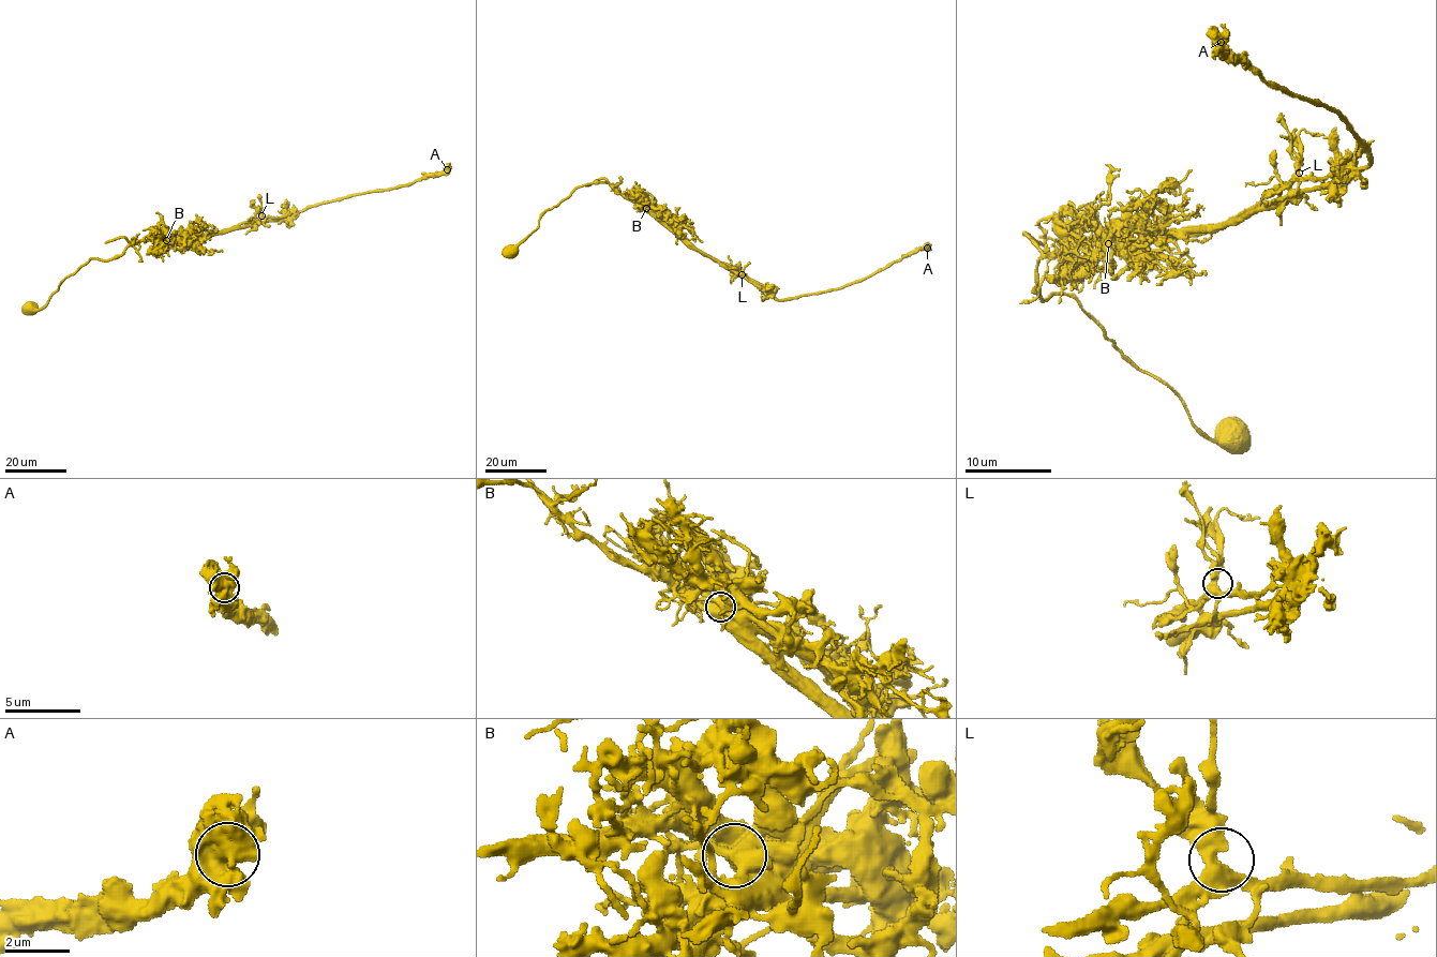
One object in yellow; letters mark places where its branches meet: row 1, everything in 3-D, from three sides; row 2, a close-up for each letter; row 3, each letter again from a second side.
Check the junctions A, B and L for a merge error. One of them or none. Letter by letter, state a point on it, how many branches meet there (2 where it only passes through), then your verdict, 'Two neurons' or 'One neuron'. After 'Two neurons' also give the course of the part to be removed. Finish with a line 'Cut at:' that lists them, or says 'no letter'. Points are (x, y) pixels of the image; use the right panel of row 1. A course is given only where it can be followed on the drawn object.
A: Place: (1221, 42). Branches: 3. One neuron
B: Place: (1108, 243). Branches: 3. Two neurons. Course of the part to remove: (1108, 244), (1119, 251), (1147, 235), (1197, 235), (1216, 228), (1295, 179), (1356, 177), (1366, 188)
L: Place: (1299, 173). Branches: 3. One neuron
Cut at: B

